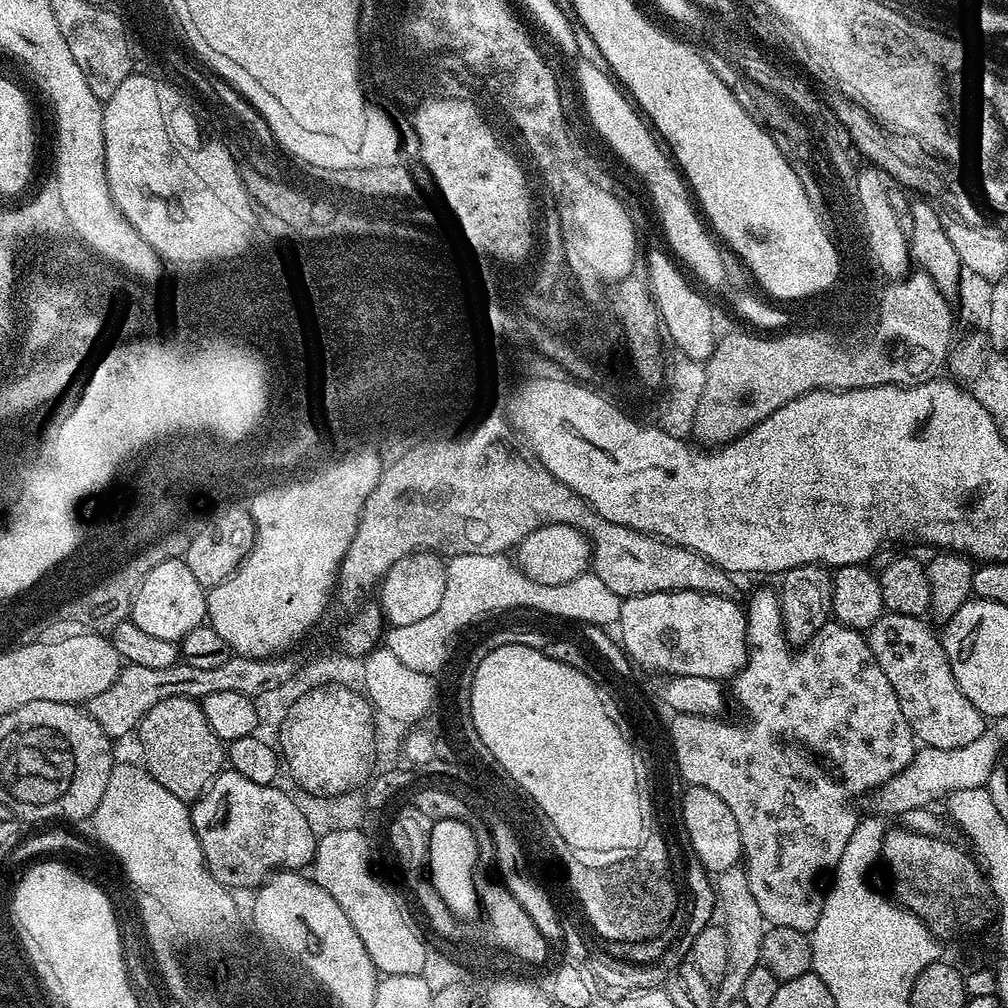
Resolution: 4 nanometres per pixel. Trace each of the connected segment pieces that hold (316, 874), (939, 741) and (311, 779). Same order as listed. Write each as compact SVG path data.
M356 826L330 830L316 842L316 853L312 856L310 875L350 918L350 926L358 930L366 954L374 962L377 973L390 975L421 975L427 966L430 949L420 937L421 925L412 921L412 916L396 901L396 896L376 880L372 873L372 848L368 845L367 831Z
M885 611L884 615L878 618L878 622L874 622L874 626L867 629L866 639L868 648L876 656L878 666L882 666L882 674L886 674L886 678L890 678L890 686L894 686L894 694L898 694L898 706L902 710L902 714L906 714L908 724L912 727L912 735L916 737L917 741L921 745L930 748L965 748L970 742L974 742L974 738L978 738L982 734L982 730L986 726L986 717L976 709L974 702L970 702L970 698L966 698L966 694L962 694L958 682L954 682L954 670L950 670L950 662L946 658L944 641L938 635L937 629L935 632L927 624L928 622L927 619L918 616L907 616L906 614Z
M329 686L325 692L306 694L304 700L298 702L297 711L290 712L290 715L288 715L288 725L284 727L284 744L288 748L288 764L296 782L303 782L305 786L318 790L338 790L339 788L348 788L348 780L352 780L352 772L356 772L356 774L368 772L368 764L371 762L368 755L374 750L368 744L368 724L364 724L371 717L368 714L368 708L363 708L364 703L367 701L367 696L357 699L352 697L352 692L343 692L343 690L338 690L334 686Z

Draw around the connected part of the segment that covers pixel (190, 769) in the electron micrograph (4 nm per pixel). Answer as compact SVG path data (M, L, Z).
M179 696L158 702L150 719L143 725L143 732L140 752L144 755L144 769L170 790L170 793L184 801L199 800L225 767L225 741L220 740L214 730L210 730L210 722L206 722L206 714L202 714L198 700Z

